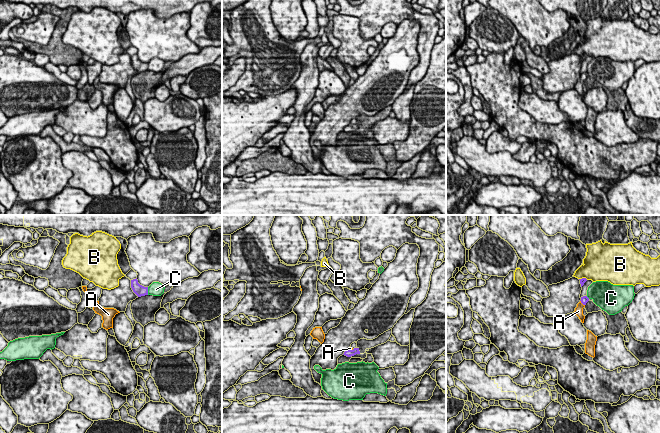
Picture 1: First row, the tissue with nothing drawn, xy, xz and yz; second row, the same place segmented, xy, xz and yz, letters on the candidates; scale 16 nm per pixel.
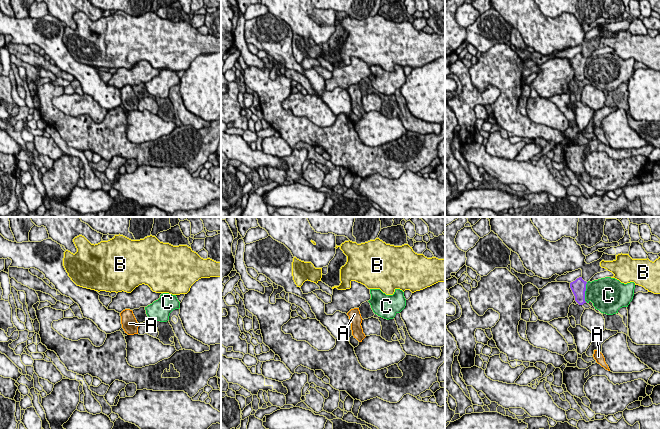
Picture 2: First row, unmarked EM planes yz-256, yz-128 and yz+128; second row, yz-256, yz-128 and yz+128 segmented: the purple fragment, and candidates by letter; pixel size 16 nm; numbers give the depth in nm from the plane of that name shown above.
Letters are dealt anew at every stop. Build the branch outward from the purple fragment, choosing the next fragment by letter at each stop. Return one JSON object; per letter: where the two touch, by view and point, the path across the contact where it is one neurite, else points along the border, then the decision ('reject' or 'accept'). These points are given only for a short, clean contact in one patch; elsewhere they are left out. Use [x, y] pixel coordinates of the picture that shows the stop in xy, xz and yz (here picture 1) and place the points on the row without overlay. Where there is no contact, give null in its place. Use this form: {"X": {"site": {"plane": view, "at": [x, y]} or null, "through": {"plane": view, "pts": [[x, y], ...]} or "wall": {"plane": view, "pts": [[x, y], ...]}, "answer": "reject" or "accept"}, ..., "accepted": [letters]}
{"A": {"site": {"plane": "yz", "at": [582, 79]}, "through": {"plane": "yz", "pts": [[584, 75], [582, 79], [578, 87]]}, "answer": "accept"}, "B": {"site": {"plane": "yz", "at": [583, 54]}, "wall": {"plane": "yz", "pts": [[579, 54], [587, 55]]}, "answer": "reject"}, "C": {"site": {"plane": "xy", "at": [147, 67]}, "answer": "reject"}, "accepted": ["A"]}

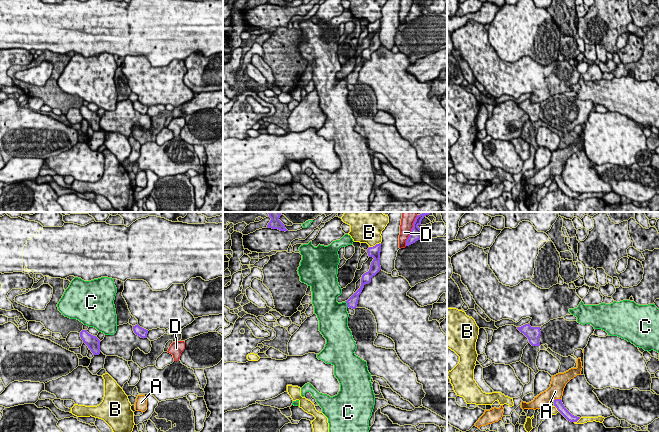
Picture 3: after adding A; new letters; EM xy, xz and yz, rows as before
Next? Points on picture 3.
{"A": {"site": {"plane": "yz", "at": [557, 175]}, "wall": {"plane": "yz", "pts": [[560, 174], [554, 176]]}, "answer": "reject"}, "B": {"site": {"plane": "xz", "at": [375, 21]}, "wall": {"plane": "xz", "pts": [[379, 18], [369, 23]]}, "answer": "reject"}, "C": {"site": {"plane": "xz", "at": [347, 80]}, "answer": "reject"}, "D": {"site": {"plane": "xz", "at": [409, 11]}, "answer": "reject"}, "accepted": []}

